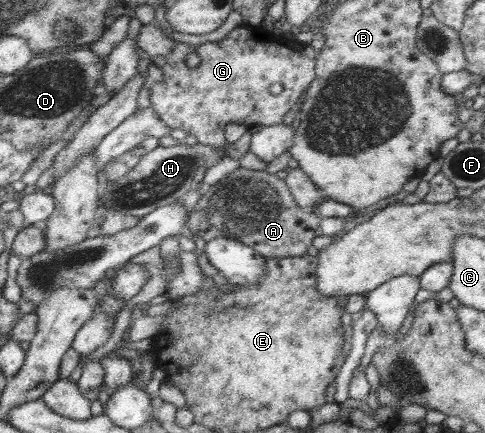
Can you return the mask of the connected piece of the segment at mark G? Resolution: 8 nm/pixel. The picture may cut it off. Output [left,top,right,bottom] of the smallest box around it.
[137,21,317,154]

